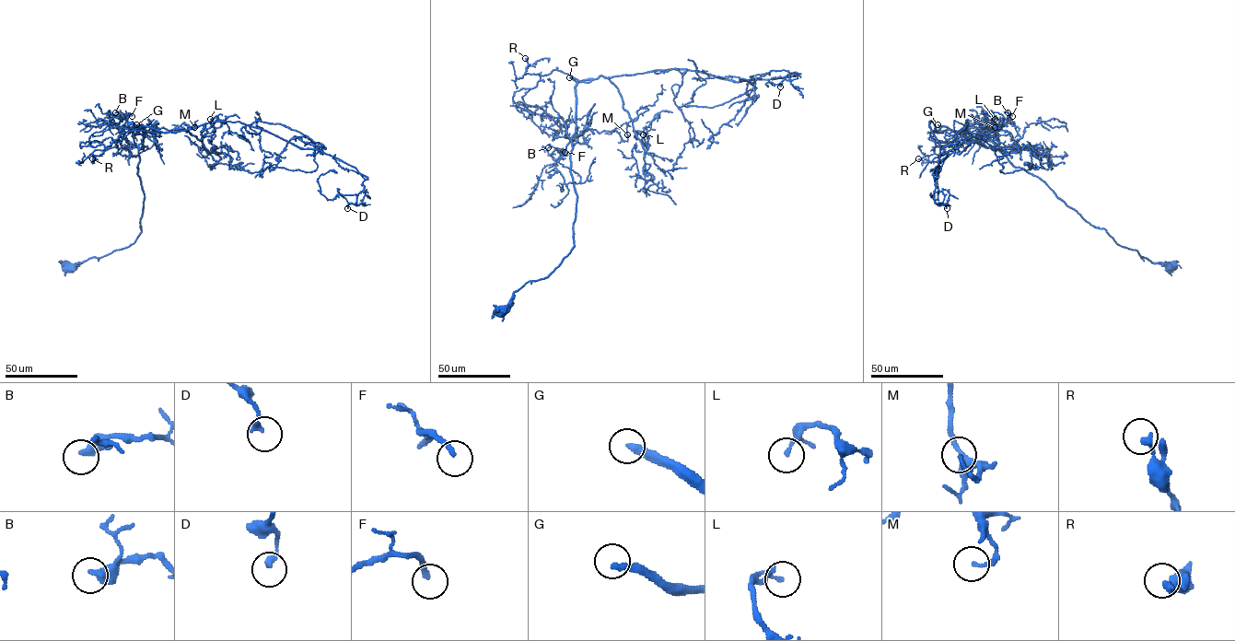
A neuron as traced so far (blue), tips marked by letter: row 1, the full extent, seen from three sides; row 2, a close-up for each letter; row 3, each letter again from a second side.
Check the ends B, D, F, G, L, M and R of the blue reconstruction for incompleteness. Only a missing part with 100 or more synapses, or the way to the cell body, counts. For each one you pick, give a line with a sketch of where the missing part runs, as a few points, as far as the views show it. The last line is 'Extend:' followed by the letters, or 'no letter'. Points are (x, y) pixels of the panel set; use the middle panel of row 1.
Extend: G

